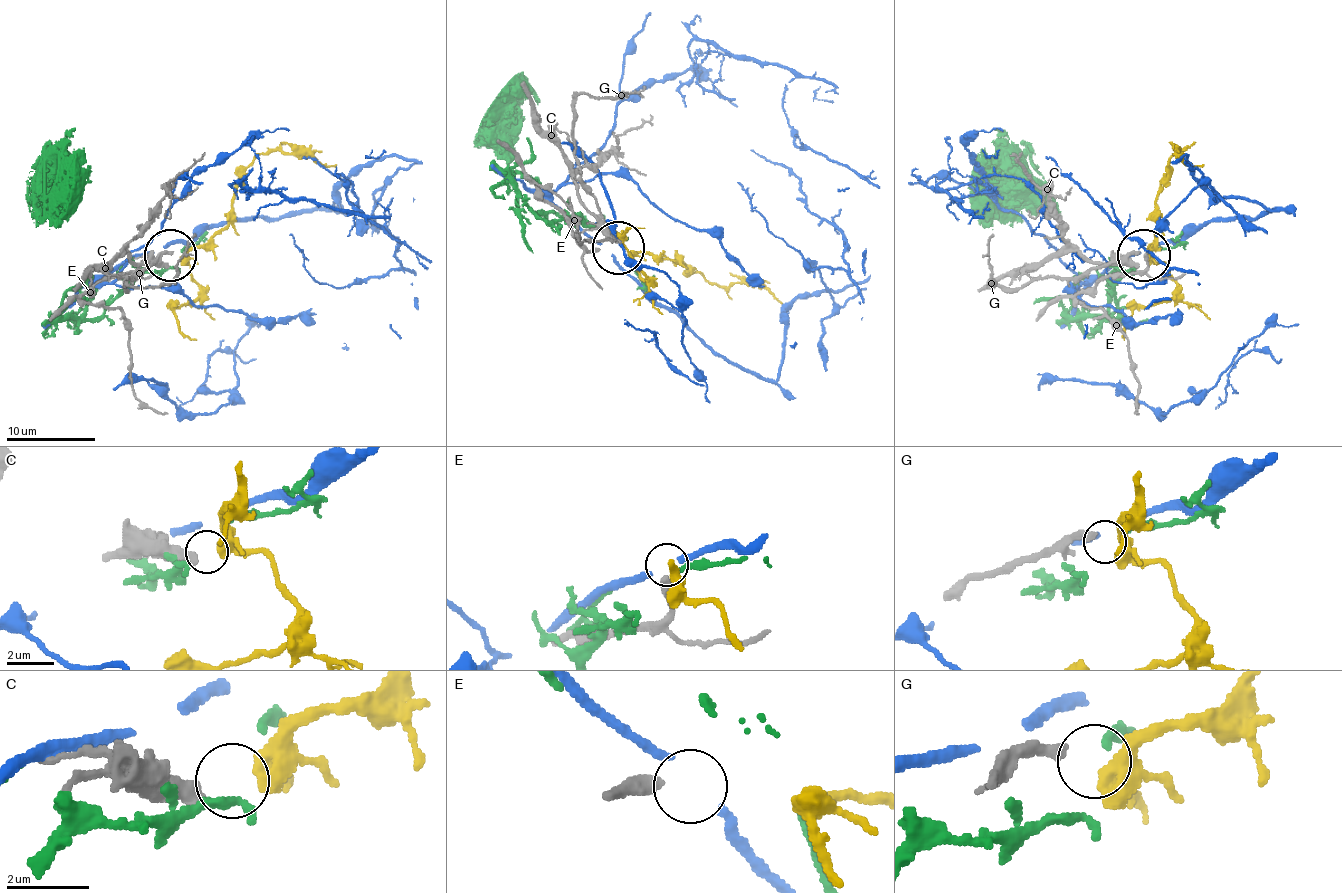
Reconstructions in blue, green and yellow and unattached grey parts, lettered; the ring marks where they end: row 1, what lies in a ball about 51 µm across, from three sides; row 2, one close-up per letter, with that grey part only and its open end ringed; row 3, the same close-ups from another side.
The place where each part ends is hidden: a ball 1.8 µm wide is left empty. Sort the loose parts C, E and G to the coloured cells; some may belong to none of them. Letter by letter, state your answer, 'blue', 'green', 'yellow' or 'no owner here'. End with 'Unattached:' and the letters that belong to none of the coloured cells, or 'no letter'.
C: yellow
E: no owner here
G: no owner here
Unattached: E, G

